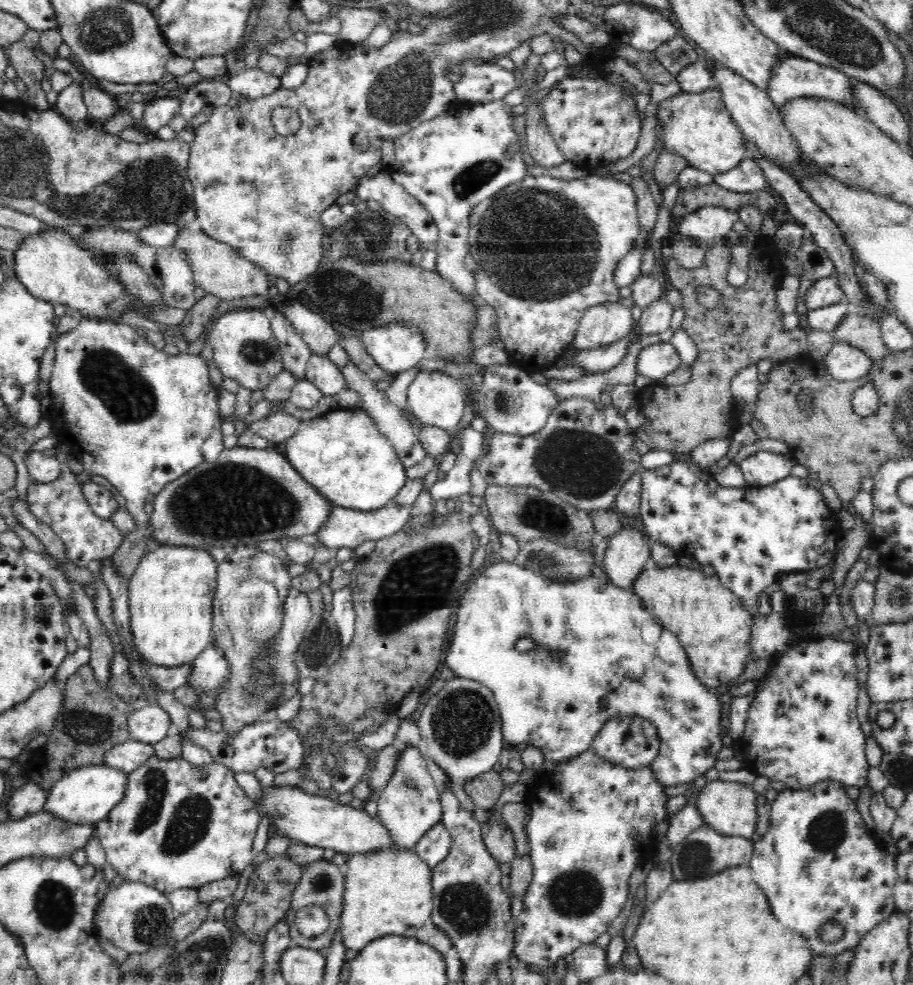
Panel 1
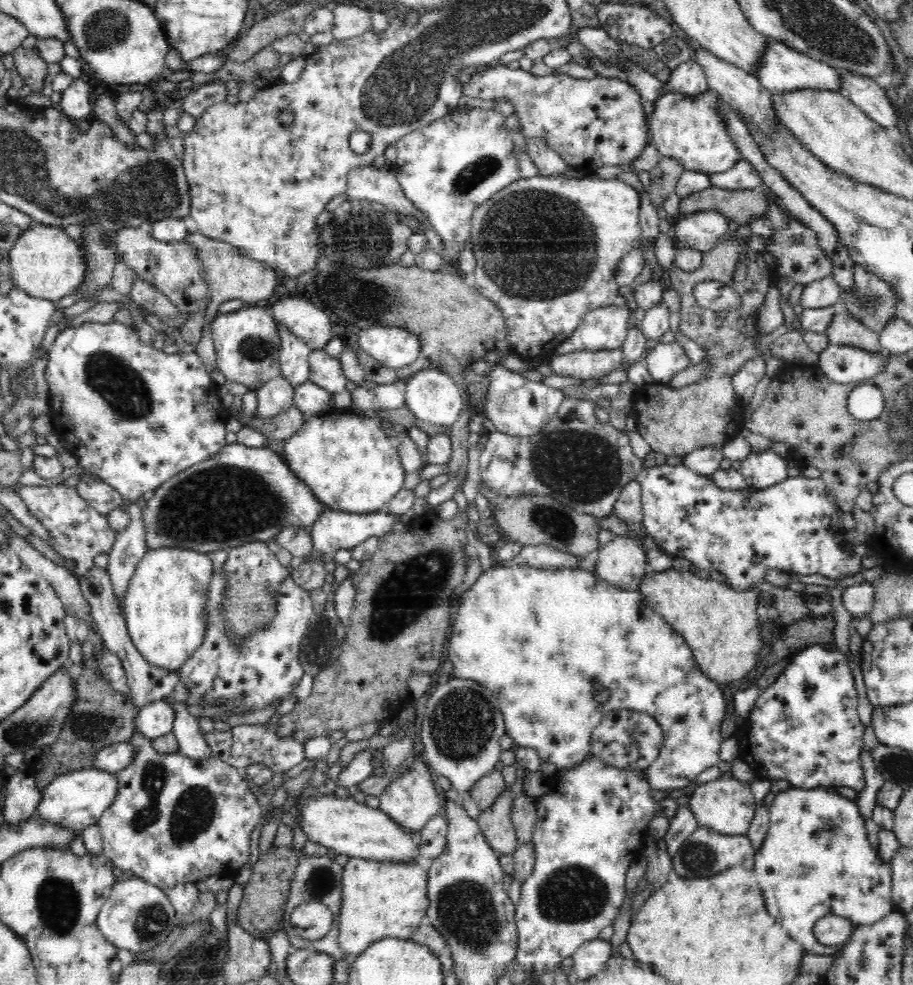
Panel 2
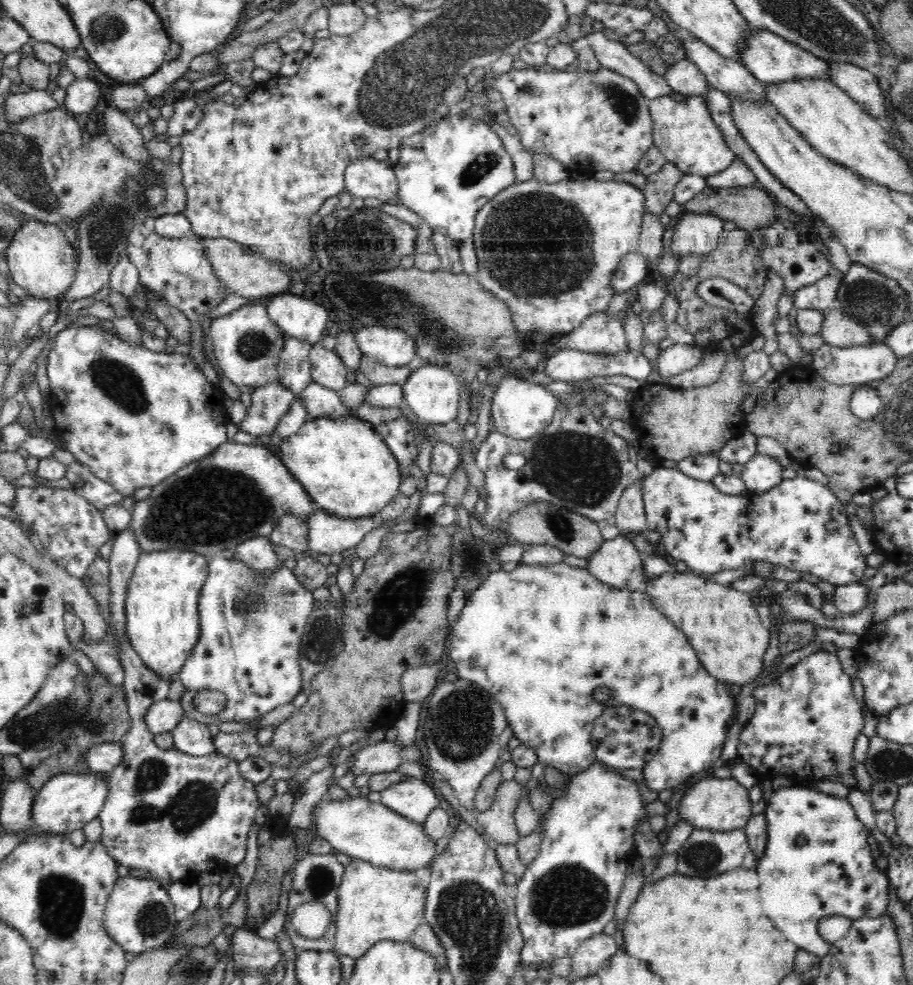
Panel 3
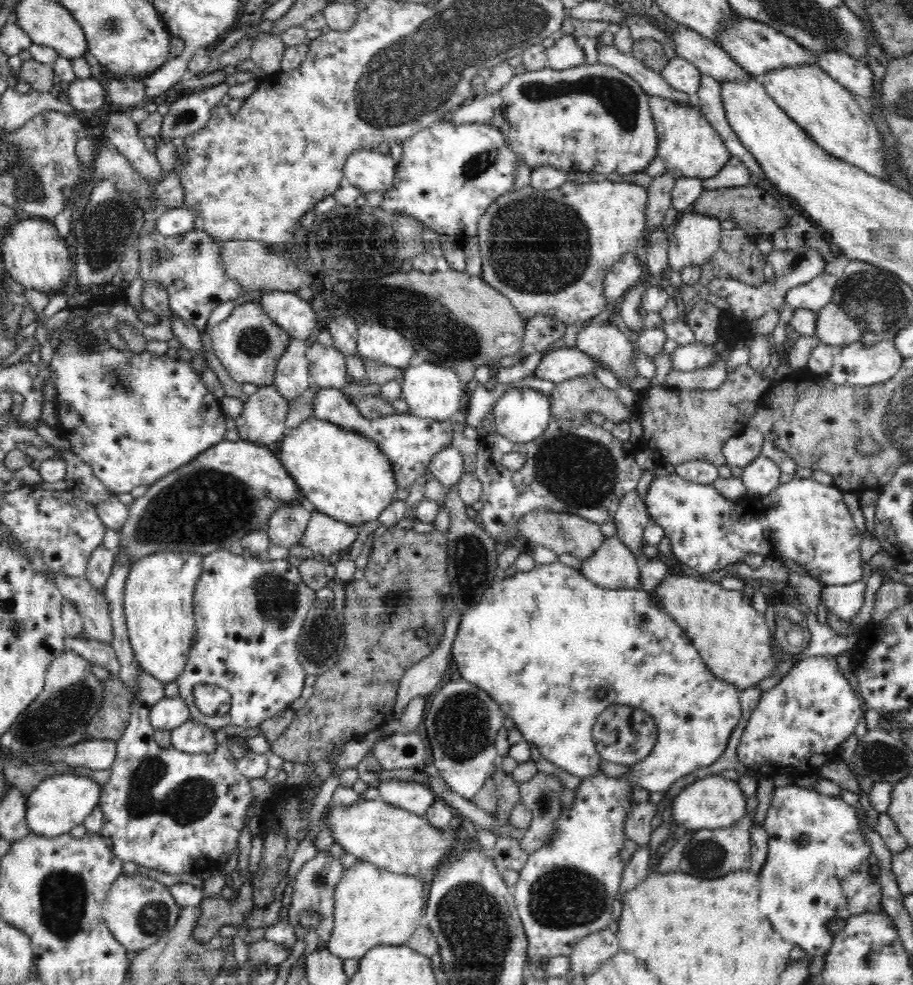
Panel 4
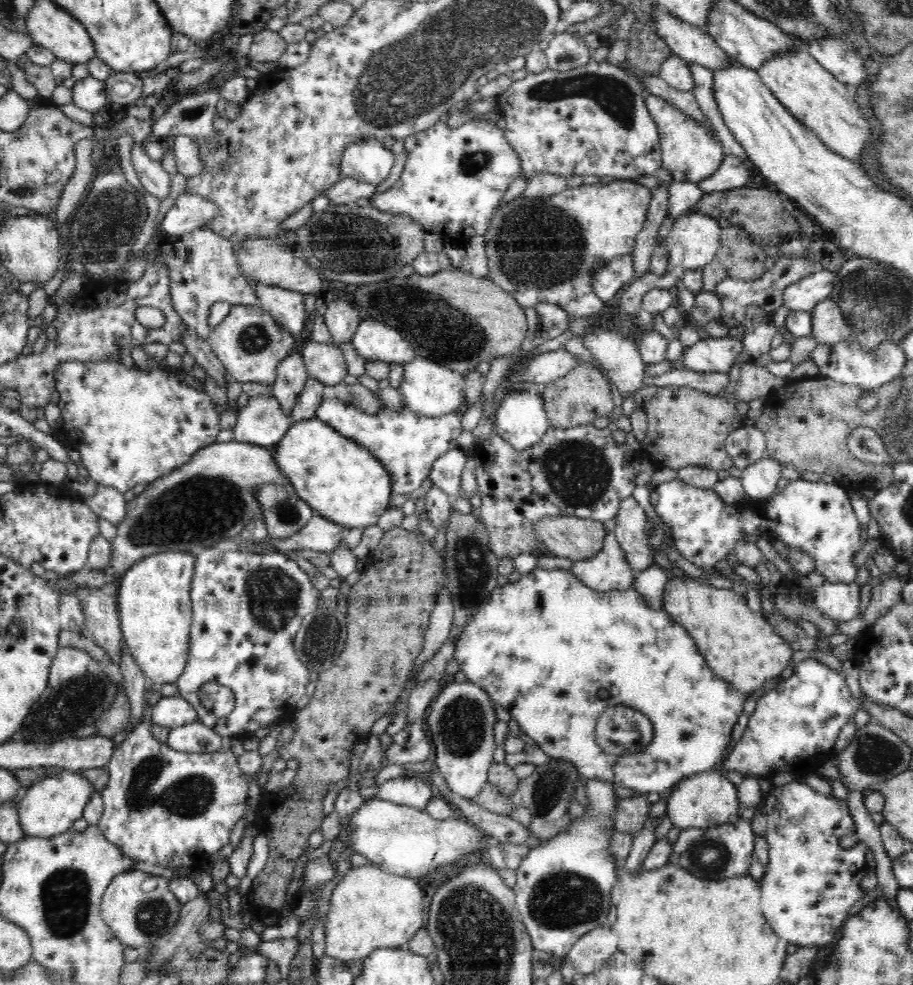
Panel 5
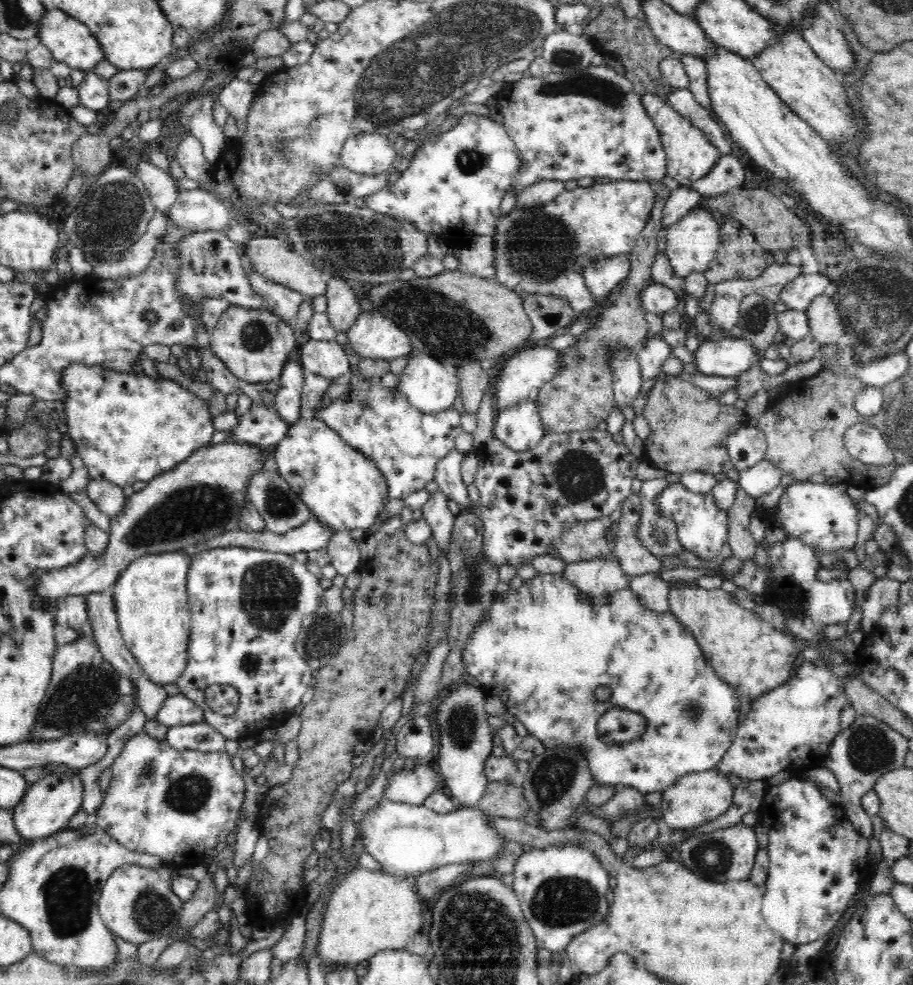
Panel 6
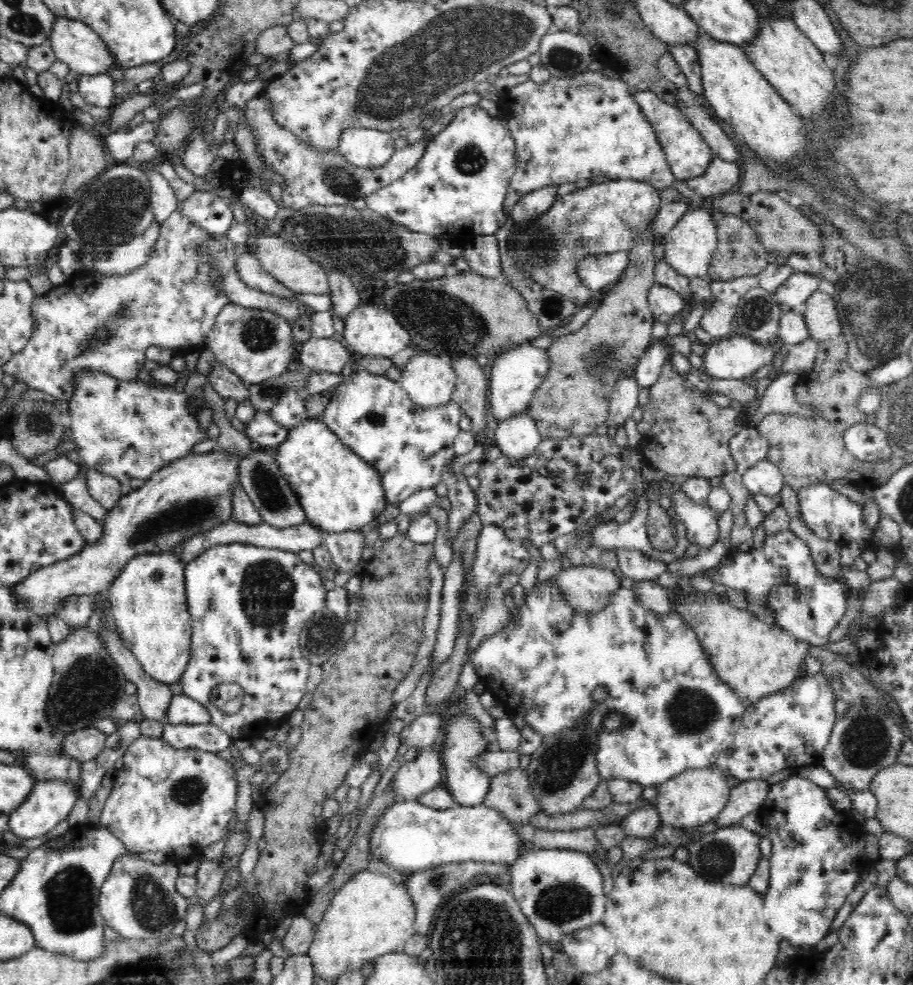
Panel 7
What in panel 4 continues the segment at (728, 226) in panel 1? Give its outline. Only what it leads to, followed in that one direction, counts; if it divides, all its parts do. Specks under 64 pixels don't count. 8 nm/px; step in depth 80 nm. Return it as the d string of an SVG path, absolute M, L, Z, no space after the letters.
M687 211L673 227L674 231L667 237L667 241L669 242L668 266L671 266L674 270L679 271L683 266L689 264L701 265L720 248L721 222L714 217Z

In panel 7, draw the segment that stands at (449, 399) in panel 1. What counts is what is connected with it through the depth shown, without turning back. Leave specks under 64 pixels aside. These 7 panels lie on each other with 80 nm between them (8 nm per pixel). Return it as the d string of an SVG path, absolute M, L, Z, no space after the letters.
M417 351L401 370L398 379L412 402L422 408L448 404L457 376L452 365L436 354Z

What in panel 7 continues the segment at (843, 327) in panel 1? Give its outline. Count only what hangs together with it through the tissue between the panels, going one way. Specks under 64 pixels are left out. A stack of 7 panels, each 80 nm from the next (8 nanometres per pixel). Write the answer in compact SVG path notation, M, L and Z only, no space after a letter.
M818 290L802 308L809 336L819 343L842 334L837 304L832 297Z

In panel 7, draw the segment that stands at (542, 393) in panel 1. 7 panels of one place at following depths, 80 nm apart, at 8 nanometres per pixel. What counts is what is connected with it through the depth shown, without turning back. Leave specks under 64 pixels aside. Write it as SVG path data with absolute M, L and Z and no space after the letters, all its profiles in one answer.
M528 410L494 426L494 444L512 463L531 455L542 440L536 421L528 415Z

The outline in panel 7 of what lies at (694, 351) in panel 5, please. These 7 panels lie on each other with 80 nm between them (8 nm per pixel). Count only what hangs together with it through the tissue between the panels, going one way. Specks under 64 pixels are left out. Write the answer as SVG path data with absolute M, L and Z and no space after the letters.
M730 335L728 337L714 340L706 345L705 353L702 357L704 362L704 372L711 377L719 379L743 379L756 372L761 366L772 363L774 353L780 351L782 344L767 343L760 344L751 338L742 335Z

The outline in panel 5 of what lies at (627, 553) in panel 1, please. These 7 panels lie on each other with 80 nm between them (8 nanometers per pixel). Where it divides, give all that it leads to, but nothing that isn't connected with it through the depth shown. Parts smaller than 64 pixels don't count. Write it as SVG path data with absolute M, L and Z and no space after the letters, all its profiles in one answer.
M607 532L602 550L592 558L573 561L572 574L584 585L600 592L623 591L634 584L635 572L623 558L614 532Z

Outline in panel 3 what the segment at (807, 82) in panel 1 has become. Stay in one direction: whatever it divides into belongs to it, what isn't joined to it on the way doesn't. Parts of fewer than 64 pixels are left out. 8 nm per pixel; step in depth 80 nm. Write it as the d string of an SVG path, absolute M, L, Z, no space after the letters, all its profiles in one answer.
M755 28L750 30L750 38L746 40L746 44L740 52L740 60L758 80L765 84L788 82L788 80L796 80L796 78L830 79L830 69L825 60L769 30L755 30Z

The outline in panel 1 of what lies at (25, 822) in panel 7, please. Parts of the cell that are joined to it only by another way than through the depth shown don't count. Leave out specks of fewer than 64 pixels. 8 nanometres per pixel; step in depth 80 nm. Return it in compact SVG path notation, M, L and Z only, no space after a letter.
M104 765L81 767L80 770L62 775L62 778L48 790L44 811L72 824L96 824L102 818L106 818L112 808L120 804L127 786L128 777L120 770Z

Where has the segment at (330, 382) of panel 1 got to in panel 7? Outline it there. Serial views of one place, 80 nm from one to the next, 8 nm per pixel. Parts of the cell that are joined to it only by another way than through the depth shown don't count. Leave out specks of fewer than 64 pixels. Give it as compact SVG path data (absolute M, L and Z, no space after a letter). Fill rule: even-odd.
M228 303L216 317L216 324L206 336L215 360L237 374L247 385L260 384L272 376L280 376L292 367L296 345L292 337L292 322L275 312L244 308ZM310 337L303 342L300 350L299 365L314 372L340 374L348 364L350 354L346 347L333 338Z

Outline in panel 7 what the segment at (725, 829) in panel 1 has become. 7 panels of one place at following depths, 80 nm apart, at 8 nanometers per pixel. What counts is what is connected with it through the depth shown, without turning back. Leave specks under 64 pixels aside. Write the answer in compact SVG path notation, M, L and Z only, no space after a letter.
M720 768L689 769L657 786L656 809L666 826L690 828L714 820L728 804L731 788Z

